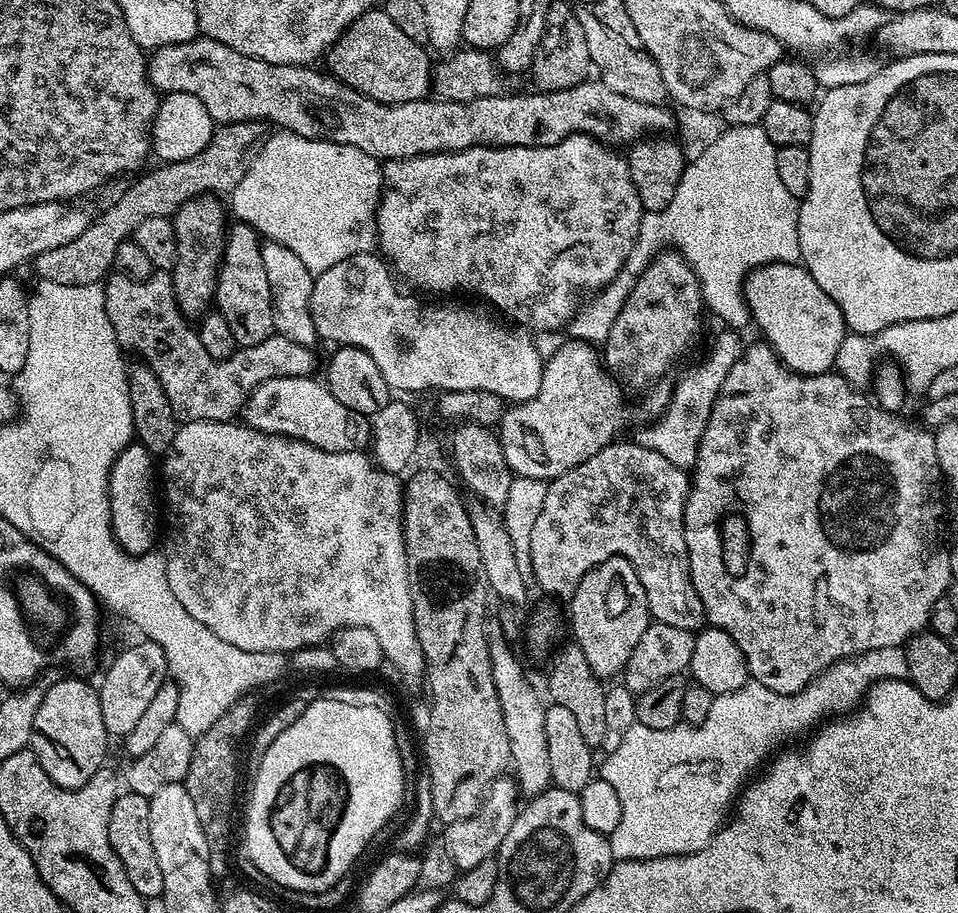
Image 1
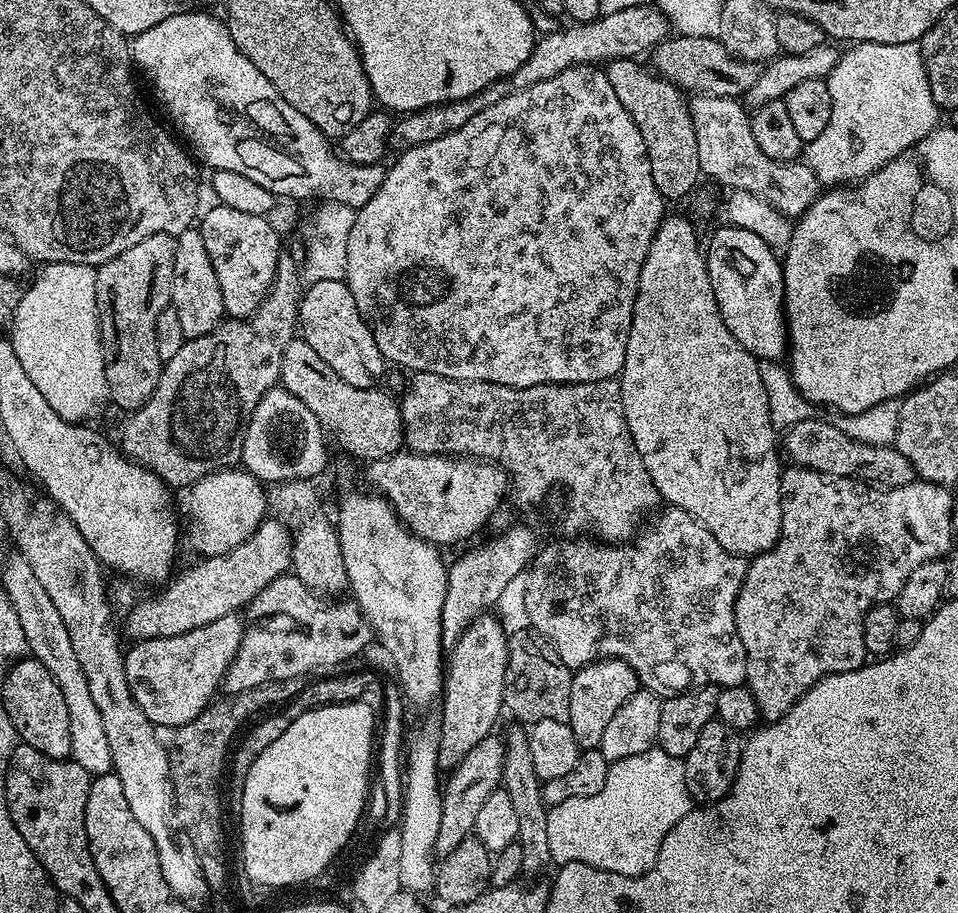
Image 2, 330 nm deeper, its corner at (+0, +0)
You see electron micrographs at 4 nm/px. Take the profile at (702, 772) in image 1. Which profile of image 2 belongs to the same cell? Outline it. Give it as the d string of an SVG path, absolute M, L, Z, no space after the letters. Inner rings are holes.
M658 746L642 754L615 761L609 767L606 786L590 798L570 798L566 802L548 808L546 838L550 842L550 854L557 865L577 860L607 872L623 876L642 876L656 862L662 842L670 830L687 812L692 811L694 801L684 781L684 765L681 757L671 756Z

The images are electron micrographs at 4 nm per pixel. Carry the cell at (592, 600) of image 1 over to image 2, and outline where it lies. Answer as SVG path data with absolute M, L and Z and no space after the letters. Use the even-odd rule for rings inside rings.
M605 658L593 660L583 668L575 669L572 685L570 686L570 718L568 725L574 738L580 743L581 749L599 748L602 734L610 718L638 690L638 677L636 671L625 660Z

